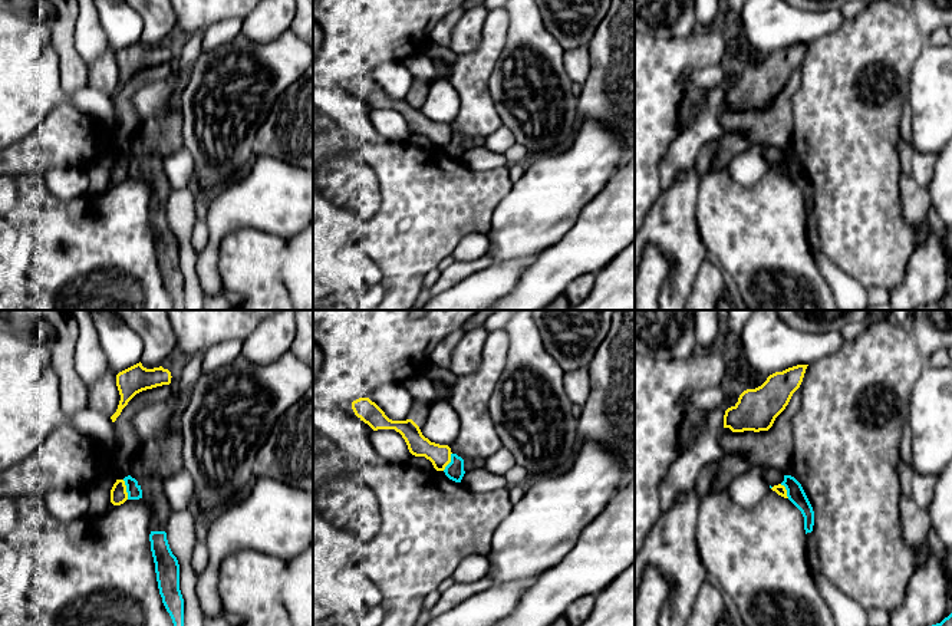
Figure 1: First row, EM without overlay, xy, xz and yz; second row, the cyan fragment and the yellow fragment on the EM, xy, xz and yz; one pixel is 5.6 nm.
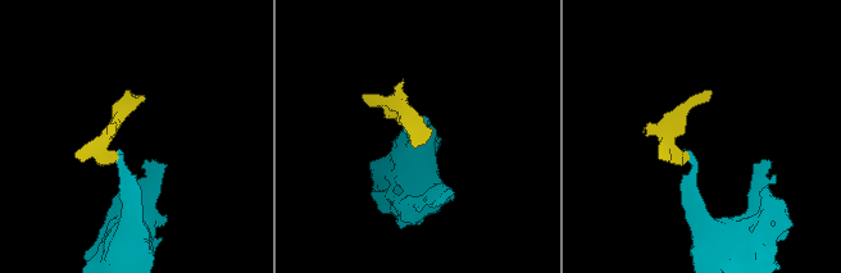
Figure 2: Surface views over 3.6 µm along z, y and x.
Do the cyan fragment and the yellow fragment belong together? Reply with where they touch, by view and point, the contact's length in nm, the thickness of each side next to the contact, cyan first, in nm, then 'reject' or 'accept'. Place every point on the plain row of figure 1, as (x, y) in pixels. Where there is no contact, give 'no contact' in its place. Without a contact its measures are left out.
xy (127, 168) | 120 nm | 80/100 nm | reject

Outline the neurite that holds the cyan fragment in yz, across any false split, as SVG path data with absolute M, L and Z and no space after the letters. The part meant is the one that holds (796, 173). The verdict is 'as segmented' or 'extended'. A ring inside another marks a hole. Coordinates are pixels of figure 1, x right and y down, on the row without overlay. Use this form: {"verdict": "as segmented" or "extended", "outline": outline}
{"verdict": "extended", "outline": "M771 145L768 146L765 156L771 165L778 162L785 165L788 178L801 190L804 195L806 212L811 211L814 204L814 190L801 162L794 155L784 154Z"}

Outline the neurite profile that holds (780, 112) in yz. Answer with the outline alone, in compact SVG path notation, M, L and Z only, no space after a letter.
M797 67L768 109L732 111L729 106L722 106L719 122L725 132L742 132L754 144L767 144L788 154L793 132L791 98L798 86L800 70Z

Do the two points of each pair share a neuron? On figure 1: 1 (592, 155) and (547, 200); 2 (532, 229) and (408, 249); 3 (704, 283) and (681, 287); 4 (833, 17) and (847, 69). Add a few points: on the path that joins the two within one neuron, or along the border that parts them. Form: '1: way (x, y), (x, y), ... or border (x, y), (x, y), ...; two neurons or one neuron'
1: way (580, 167), (559, 188); one neuron
2: border (500, 203), (493, 213), (490, 229), (486, 234); two neurons
3: border (705, 259), (688, 295); two neurons
4: border (845, 20), (834, 30), (807, 42); two neurons

